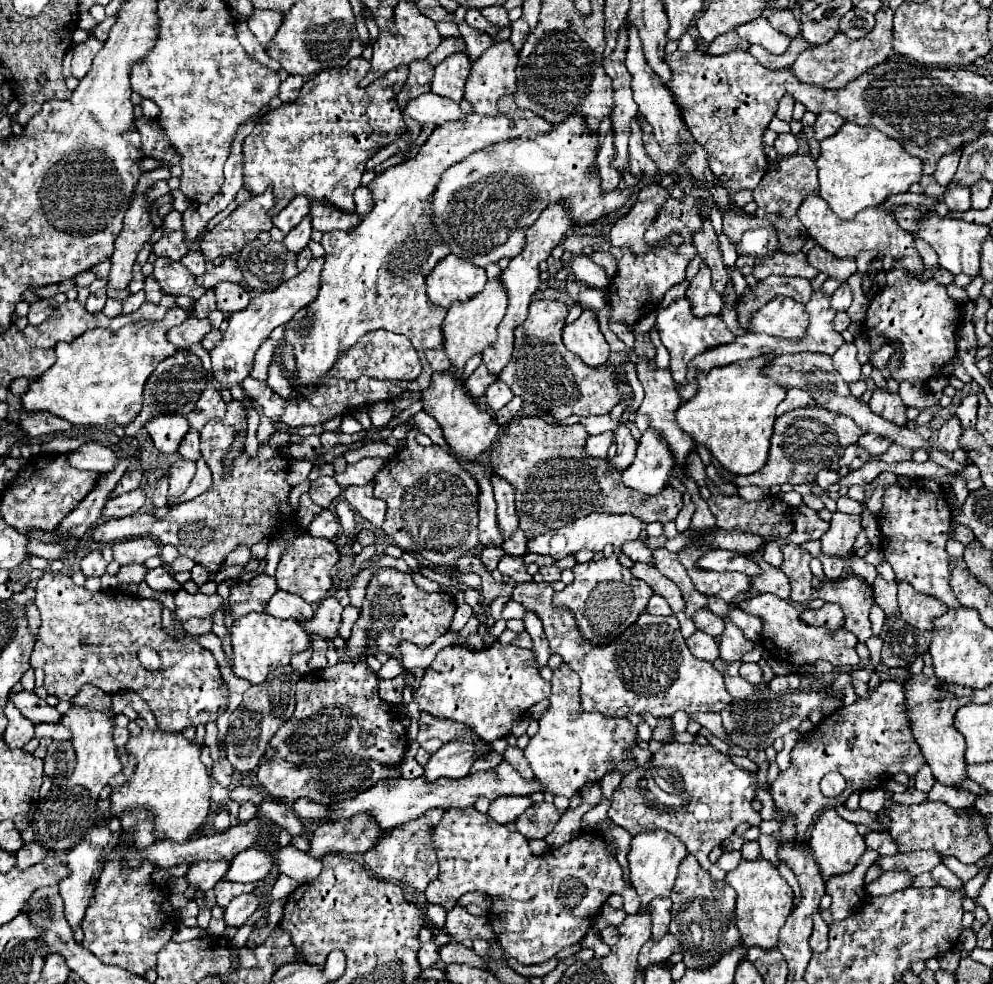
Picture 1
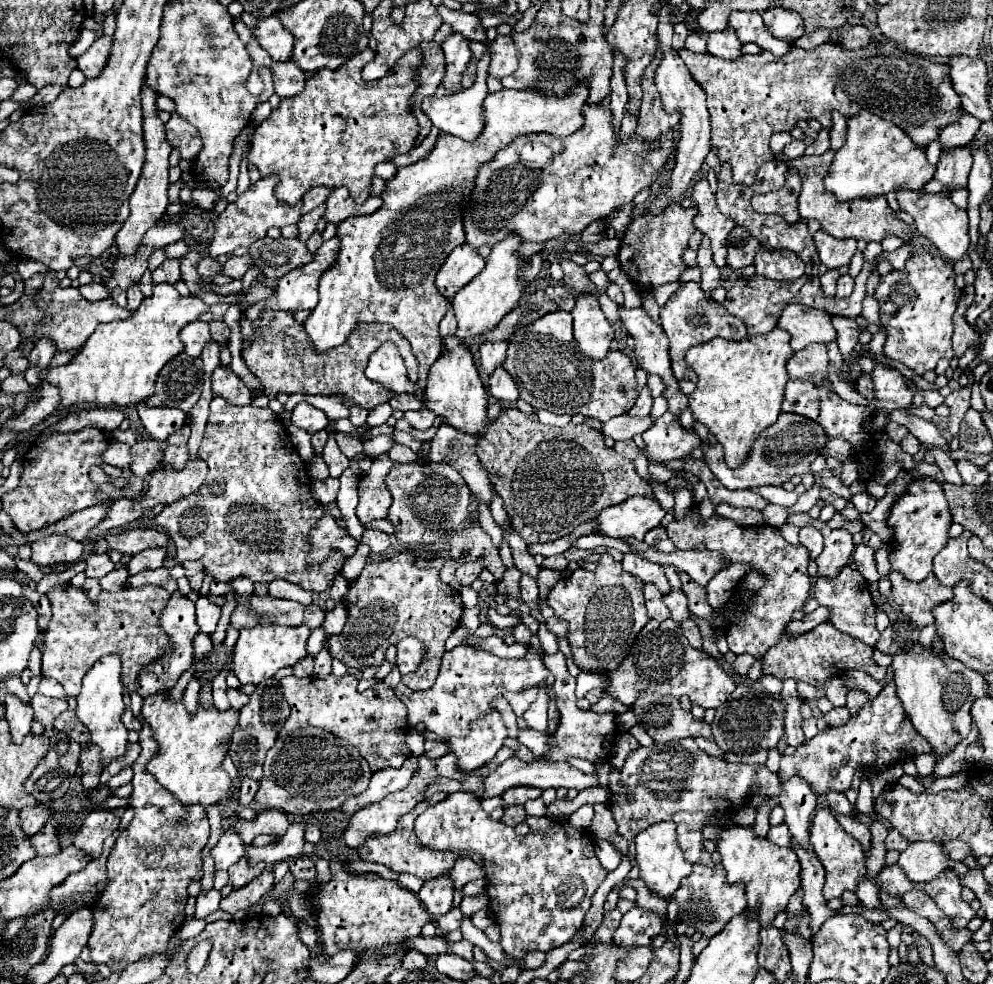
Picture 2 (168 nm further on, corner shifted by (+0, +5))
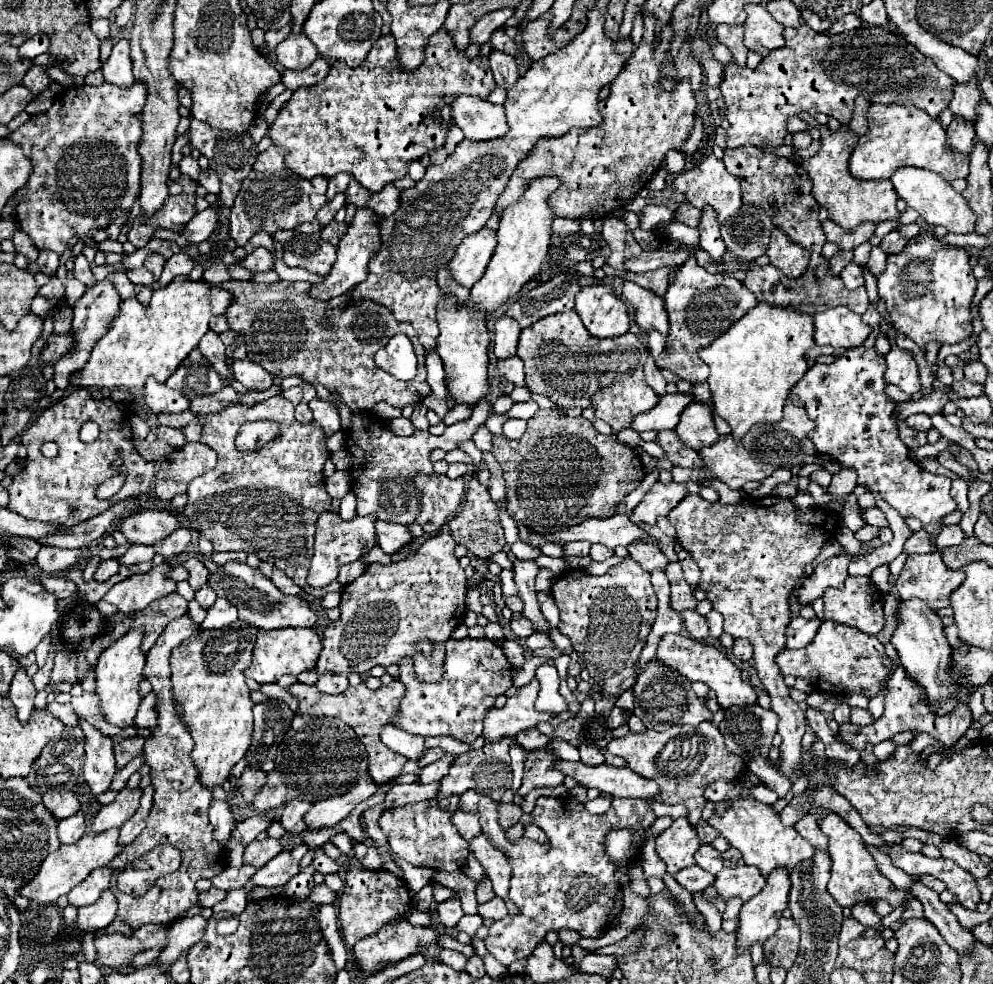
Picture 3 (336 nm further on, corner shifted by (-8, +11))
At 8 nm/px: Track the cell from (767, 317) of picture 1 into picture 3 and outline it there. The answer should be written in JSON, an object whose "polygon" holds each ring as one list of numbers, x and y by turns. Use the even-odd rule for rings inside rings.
{"polygon":[[836,306,826,312,814,314,814,326,816,344,832,344,836,350,860,348,872,332,872,328,846,306]]}

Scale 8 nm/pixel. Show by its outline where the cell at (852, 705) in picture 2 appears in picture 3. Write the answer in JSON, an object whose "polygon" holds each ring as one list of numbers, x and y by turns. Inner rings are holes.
{"polygon":[[852,708,852,712,850,712,850,722,856,724,856,726,864,726,864,724,870,724,870,722,874,722,874,720,872,720,872,716,870,716,868,710]]}

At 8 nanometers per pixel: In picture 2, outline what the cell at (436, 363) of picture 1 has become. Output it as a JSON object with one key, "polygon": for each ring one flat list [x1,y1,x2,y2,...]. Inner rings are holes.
{"polygon":[[450,308,450,310,446,312,446,316,442,318,442,322,440,322,440,336,442,336,442,342,444,342,446,336,454,336,454,332,456,332,456,318,454,318,452,308]]}

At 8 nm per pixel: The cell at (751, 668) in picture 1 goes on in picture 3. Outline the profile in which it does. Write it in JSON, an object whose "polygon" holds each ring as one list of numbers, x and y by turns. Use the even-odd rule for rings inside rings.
{"polygon":[[734,640,732,654,734,654,738,660,750,660,750,658,752,658,752,644,750,644,748,640]]}

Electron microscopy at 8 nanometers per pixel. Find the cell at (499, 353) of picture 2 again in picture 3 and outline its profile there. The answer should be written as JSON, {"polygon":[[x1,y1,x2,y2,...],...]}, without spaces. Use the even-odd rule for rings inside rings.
{"polygon":[[502,316,494,324,494,354,496,358,516,356,516,346,522,328,510,316]]}

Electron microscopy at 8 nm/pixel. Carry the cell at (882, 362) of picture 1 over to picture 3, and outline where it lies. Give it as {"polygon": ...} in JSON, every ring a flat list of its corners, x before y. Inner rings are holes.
{"polygon":[[918,234,900,254,888,256,886,270,878,278,878,292,880,298,886,300,886,310,892,318,892,324,896,330,906,334,910,340,914,340,920,348,926,346,926,342,936,340,942,344,956,344,962,342,972,334,972,298,976,292,976,278,972,274,972,266,968,264,970,256,964,248,954,248,944,244,934,234]]}

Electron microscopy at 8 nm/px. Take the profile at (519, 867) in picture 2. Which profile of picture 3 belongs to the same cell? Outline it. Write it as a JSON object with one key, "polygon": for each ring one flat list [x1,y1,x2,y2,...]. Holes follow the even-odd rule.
{"polygon":[[470,790,460,796,460,808,480,814,486,838,498,844,512,866,510,900,520,908,520,916,496,920,484,938,488,952,502,964,528,958,544,940,548,930,572,928,582,938,600,938,622,912,622,890,618,880,614,880,618,866,604,850,606,832,612,832,614,828,634,831,630,862,635,862,646,843,645,831,656,820,652,806,642,799,614,797,606,814,594,816,586,812,584,804,578,800,538,798,532,810,532,822,544,830,548,844,530,842,526,838,520,838,516,844,508,844,506,832,498,824,496,804,492,804,492,798]]}

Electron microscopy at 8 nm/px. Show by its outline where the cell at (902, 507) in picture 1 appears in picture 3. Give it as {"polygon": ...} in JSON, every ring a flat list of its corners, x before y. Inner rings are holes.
{"polygon":[[854,348,838,356,832,364,814,364,804,378,792,388,792,394,806,404,808,416,816,422,814,432,810,432,810,442,814,444,818,454,826,454,836,460,842,468,854,468,858,478,856,482,864,486,868,492,880,494,892,508,896,508,904,518,914,516,922,522,924,530,936,540,940,532,940,518,954,510,954,500,950,496,952,480,948,476,936,476,926,472,918,462,910,462,910,450,898,438,898,428,894,408,896,402,886,394,884,370,886,360,876,352,876,348]]}

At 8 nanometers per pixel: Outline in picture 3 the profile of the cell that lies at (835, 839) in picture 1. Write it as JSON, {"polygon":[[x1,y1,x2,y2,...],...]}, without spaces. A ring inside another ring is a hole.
{"polygon":[[828,814,822,820,820,828,828,836,828,852,832,860,828,892,842,908,852,908,858,902,876,902,876,900,886,900,892,908,904,904,906,892,896,888,886,876,878,872,874,858,868,854,860,834,854,828,850,828,838,814]]}

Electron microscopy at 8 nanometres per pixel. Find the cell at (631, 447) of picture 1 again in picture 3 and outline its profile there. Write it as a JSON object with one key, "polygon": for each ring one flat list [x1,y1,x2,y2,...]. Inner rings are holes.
{"polygon":[[648,358,646,360,646,364,644,364,644,372,646,372,646,382,660,394,660,396,664,396,666,394,666,380,664,380,664,376,660,374,660,370,656,368,656,364,654,364,654,358]]}

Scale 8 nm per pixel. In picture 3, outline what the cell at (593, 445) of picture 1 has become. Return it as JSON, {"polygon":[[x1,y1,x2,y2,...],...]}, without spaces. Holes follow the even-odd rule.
{"polygon":[[676,392,676,394,664,394,658,402,656,408,652,408,650,412,644,412,640,416,634,418,632,428,636,432,644,432,644,430,662,430,662,428,674,428,680,420,682,408,686,408,688,404,694,402,692,394,684,394,684,392]]}

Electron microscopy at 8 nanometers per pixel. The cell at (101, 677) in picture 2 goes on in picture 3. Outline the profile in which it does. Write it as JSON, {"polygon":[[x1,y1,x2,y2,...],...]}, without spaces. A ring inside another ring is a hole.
{"polygon":[[136,626,128,634,124,634,120,640,116,640,110,648,106,648,100,654,100,660,96,664,96,694,102,700,102,712,106,714,106,720,126,728,134,724,134,716,140,706,140,680,144,678,144,666,146,666,146,654,140,650,142,646,144,628]]}

